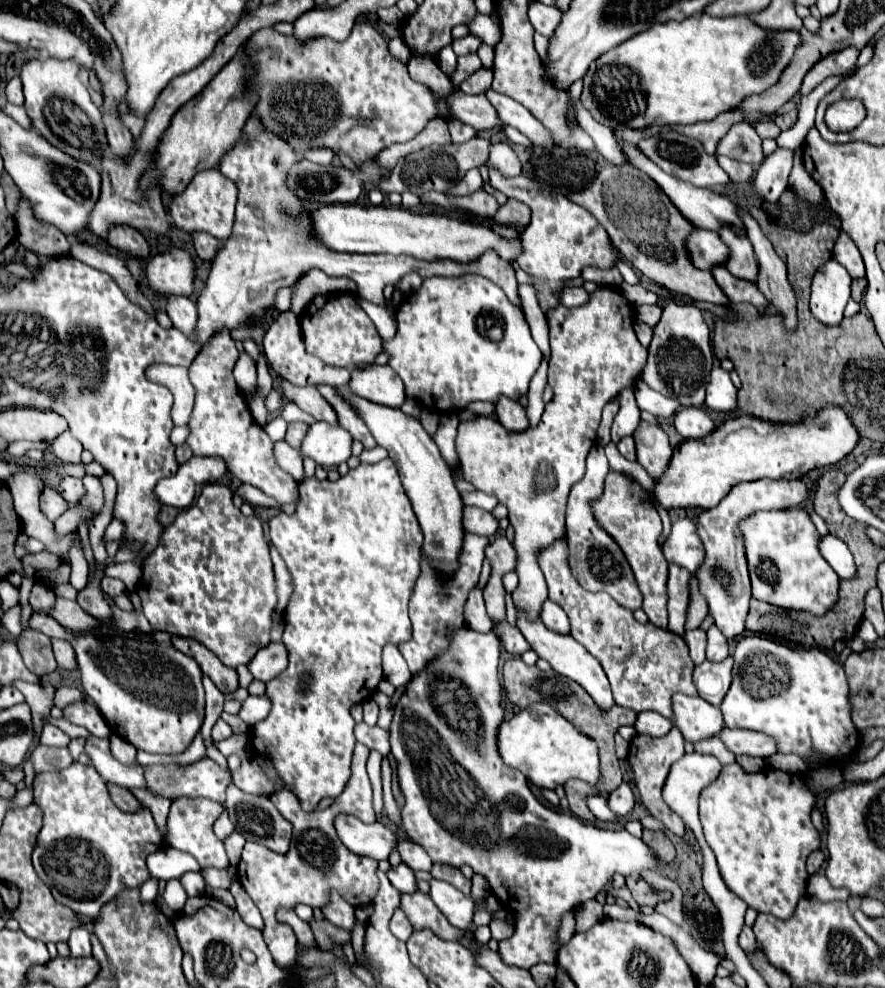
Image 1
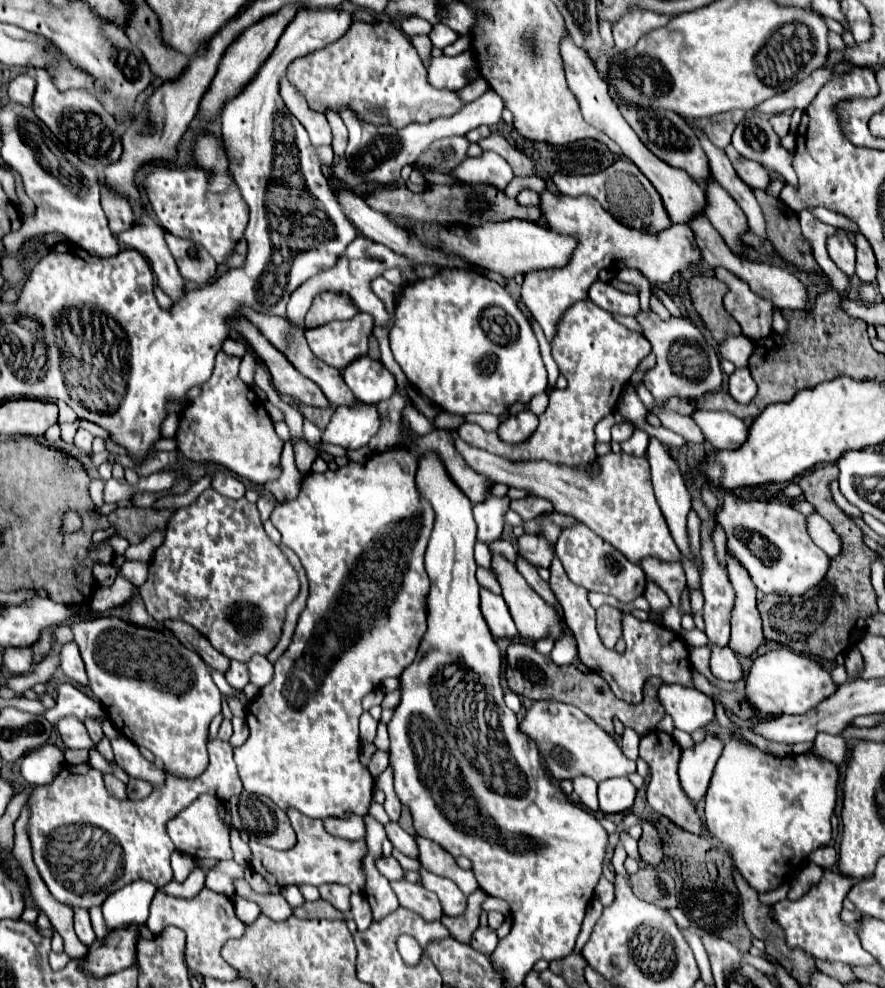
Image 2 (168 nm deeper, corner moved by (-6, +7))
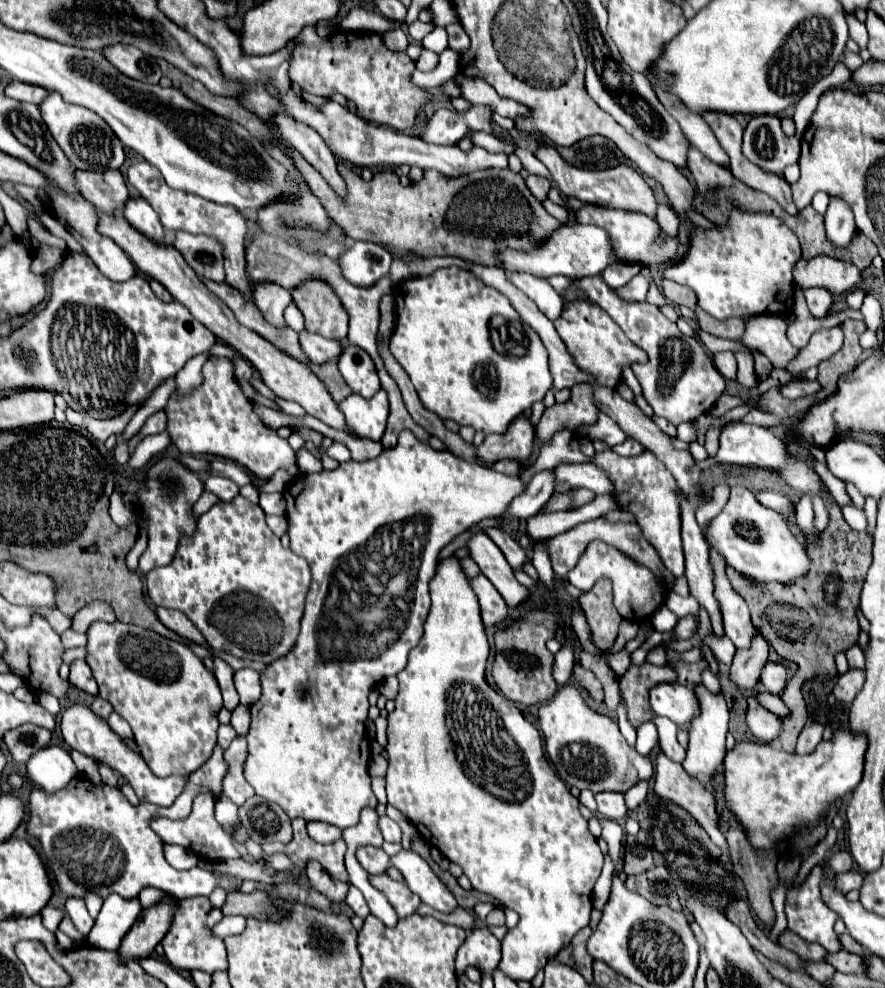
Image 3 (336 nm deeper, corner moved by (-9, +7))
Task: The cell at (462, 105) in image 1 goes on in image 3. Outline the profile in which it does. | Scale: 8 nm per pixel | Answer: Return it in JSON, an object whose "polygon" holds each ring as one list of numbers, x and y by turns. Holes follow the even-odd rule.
{"polygon":[[304,26,292,40,288,78,316,96,330,96,334,92,344,94,356,104,358,116,368,122,406,130,414,124,416,110,430,98,428,90,410,82,412,70,414,60,410,60,406,52,388,50,374,32,338,32,328,40,320,40,314,26]]}

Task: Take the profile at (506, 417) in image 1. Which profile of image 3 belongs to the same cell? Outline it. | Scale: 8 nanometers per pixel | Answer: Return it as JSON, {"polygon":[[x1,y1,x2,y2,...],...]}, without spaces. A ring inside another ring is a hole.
{"polygon":[[518,416,506,434,486,436,484,442,476,448,476,464,482,468,492,468,498,460,510,458,526,462,534,452,534,426,524,416]]}

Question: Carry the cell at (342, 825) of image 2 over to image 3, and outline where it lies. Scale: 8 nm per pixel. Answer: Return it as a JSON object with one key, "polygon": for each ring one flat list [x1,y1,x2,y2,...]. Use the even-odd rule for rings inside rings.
{"polygon":[[308,822,308,834,310,838,314,838,320,844,330,844,336,842,340,838,340,828,332,826,332,824,320,824,320,822]]}

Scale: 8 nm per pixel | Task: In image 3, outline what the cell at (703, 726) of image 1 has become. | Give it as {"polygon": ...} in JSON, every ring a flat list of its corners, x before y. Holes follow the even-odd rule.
{"polygon":[[678,682,658,684,650,690,650,708,658,716,666,716,676,724,690,724,700,708,696,702,696,694,692,688,682,686]]}

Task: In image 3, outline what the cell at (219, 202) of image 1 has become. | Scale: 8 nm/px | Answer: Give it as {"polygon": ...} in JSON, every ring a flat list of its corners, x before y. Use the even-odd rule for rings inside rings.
{"polygon":[[138,162,132,164,128,168,128,182,140,192,142,198,146,198,150,202,150,206,156,210,156,214,160,216,160,222,164,224,166,230,186,230,190,234,206,234,212,236,216,240,222,242,224,246,224,258,226,258,226,284,230,284,232,288,240,288,240,292,244,292,244,296,248,296,248,300,254,302,252,298,252,282,248,282,246,276,246,260,244,260,244,236,246,236,246,218,232,206,222,206,216,202,208,202,196,194,188,194,184,190,174,190,166,184,166,180,160,176,160,172,156,168,152,168,152,164,148,162]]}

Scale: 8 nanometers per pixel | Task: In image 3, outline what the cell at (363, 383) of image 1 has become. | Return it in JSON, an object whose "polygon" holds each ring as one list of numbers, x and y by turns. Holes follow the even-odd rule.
{"polygon":[[346,344,344,354,338,356,338,370,352,392,362,398,372,398,380,390,380,380,372,358,362,348]]}

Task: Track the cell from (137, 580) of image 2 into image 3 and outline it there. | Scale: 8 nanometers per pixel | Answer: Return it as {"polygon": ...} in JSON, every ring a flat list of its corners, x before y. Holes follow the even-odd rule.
{"polygon":[[160,458,144,476,146,490,136,492,140,500,140,510,148,518,148,548,140,556,140,572,150,572,156,566,166,566,176,552,180,538,192,536,196,532,198,516,194,516,192,506,204,492,204,480,186,468,178,458]]}

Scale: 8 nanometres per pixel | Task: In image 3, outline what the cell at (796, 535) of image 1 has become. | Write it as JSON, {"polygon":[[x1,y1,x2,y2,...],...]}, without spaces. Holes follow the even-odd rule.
{"polygon":[[744,486,732,488,730,500,722,512,704,528,704,536,708,544,724,556,728,566,758,582,764,580,786,584,792,578,804,576,810,566,810,558,806,556,804,546,792,536,786,520,778,512,762,508,754,494]]}

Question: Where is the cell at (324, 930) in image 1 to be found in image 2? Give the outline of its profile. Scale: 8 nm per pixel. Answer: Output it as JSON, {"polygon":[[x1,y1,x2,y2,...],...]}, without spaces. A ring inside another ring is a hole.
{"polygon":[[315,900,315,902,305,902,303,906,293,910,295,916,299,918,325,918,325,920,345,920,345,914,333,908,325,900]]}

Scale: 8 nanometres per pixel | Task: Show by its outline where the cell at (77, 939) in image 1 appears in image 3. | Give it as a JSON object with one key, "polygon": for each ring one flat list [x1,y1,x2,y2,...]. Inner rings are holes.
{"polygon":[[68,898,68,900,66,900,66,912,68,912,70,920,74,922,74,926,76,926,84,936,88,936,90,928,94,926,94,920,92,920,92,916,90,916,88,910,86,910,84,900,82,900,82,898]]}

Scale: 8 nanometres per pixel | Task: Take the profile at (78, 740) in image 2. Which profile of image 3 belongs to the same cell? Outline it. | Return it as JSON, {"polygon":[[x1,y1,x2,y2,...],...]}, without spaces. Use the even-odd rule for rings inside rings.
{"polygon":[[82,704,70,706,62,714,60,728,62,728,62,736,70,744,70,748,94,758,100,764,110,766,112,770,118,770,130,782,130,786,134,788,136,796,142,802,152,802,156,806,170,806,184,792,184,784,188,782,188,778,182,778,182,776,158,778,158,776,154,776,152,770,142,760,142,756,138,752,134,752,128,744,124,744,124,740,108,726,108,722,100,720,100,716,96,716,88,706,82,706]]}

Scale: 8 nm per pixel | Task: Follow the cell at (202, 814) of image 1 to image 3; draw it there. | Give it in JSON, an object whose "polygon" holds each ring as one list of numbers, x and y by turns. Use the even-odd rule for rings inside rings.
{"polygon":[[198,794,194,804,192,804,192,812,190,816,182,818,182,820,170,820,164,816,158,816,150,822,150,826,154,828,154,832,166,842,166,844,178,844,184,846,186,850,194,852,196,856,202,856,206,860,228,860,228,858,240,858,240,852,236,850,236,846,232,844,230,836,222,830,222,826,216,822,214,818,214,796,212,794]]}

